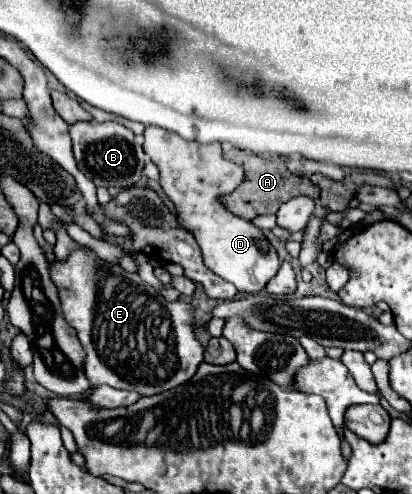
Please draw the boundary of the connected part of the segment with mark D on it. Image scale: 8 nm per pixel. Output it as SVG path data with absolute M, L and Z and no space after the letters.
M146 127L144 151L160 171L162 191L174 203L176 219L198 241L204 265L222 279L230 281L242 293L262 291L266 281L278 273L282 261L260 227L230 213L220 201L222 195L232 193L246 179L246 171L240 165L224 159L220 143L202 145L186 141L180 135L160 127Z

